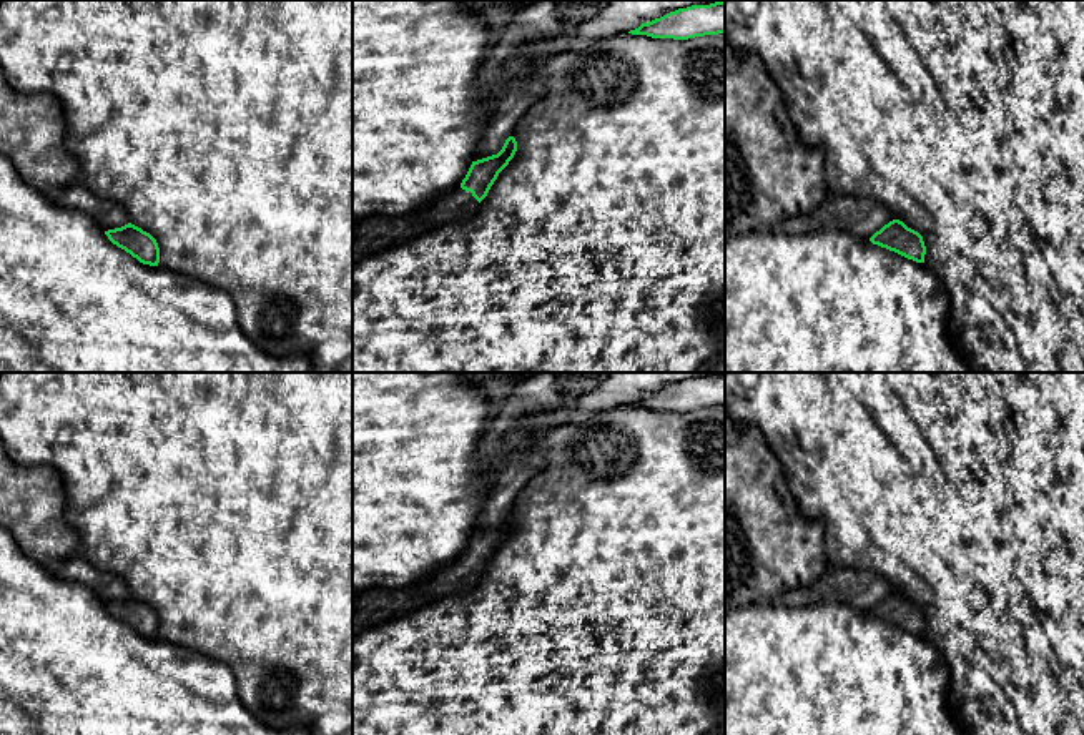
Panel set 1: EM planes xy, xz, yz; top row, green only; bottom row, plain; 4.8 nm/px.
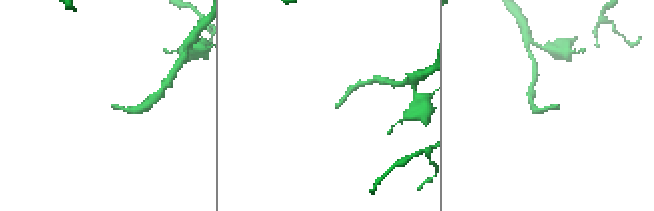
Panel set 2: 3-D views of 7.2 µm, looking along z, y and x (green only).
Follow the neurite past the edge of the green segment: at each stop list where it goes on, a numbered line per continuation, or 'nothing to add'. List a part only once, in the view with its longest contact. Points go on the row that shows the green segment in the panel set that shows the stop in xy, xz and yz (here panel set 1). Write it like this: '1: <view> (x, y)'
1: xz (458, 205)

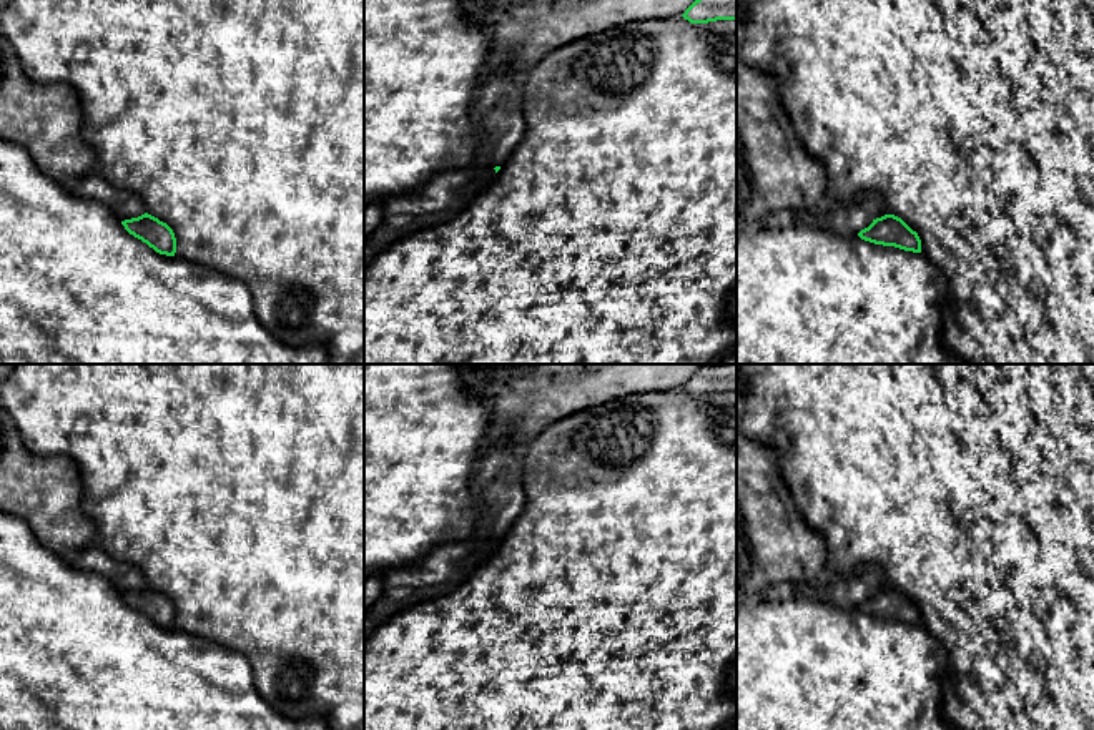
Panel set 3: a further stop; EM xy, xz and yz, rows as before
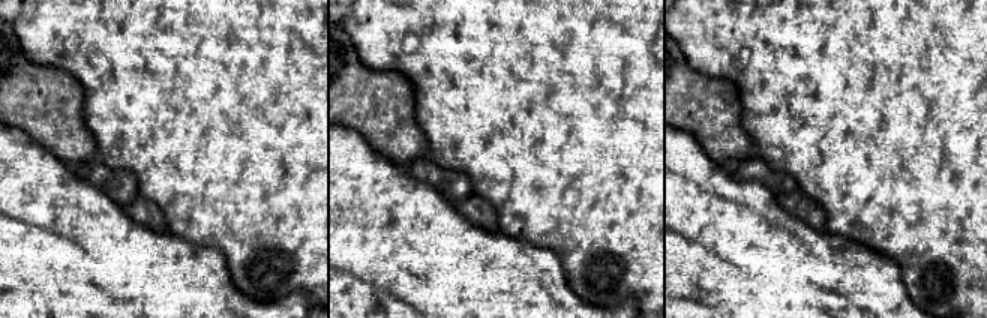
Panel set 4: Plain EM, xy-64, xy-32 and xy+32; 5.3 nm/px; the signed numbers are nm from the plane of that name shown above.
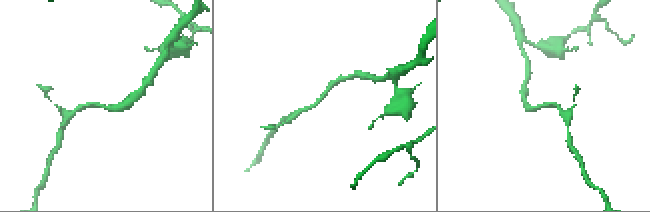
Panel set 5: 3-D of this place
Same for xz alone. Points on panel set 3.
nothing to add

